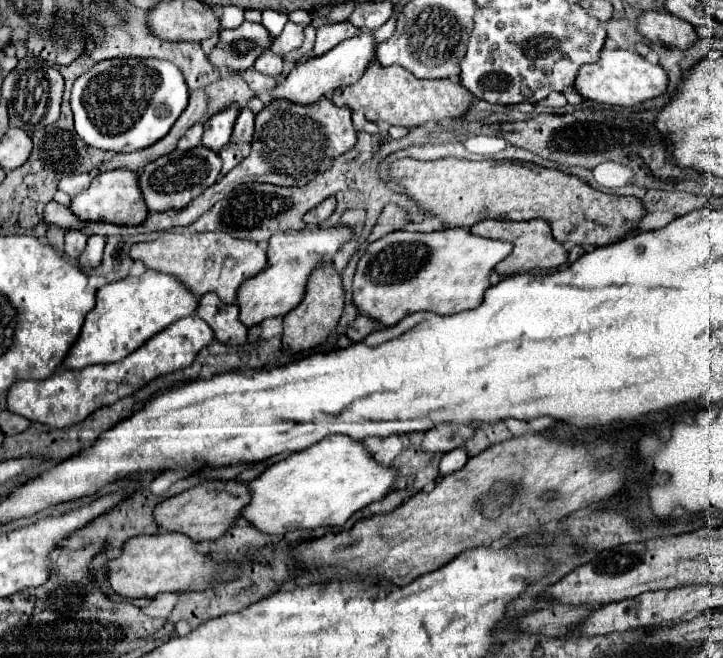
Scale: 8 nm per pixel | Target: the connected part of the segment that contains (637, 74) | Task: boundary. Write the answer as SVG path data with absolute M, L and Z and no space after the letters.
M602 50L598 62L586 64L580 68L574 88L582 98L588 98L594 102L602 102L610 106L634 106L664 94L666 84L668 84L668 78L664 68L658 64L646 62L634 50Z

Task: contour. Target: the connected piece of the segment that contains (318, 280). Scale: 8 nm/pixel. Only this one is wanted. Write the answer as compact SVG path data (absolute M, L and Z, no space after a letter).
M318 266L318 270L310 274L310 282L306 284L306 294L302 302L284 316L282 350L286 354L296 354L326 342L328 334L336 328L342 310L344 310L344 288L340 282L340 274L336 272L334 266Z

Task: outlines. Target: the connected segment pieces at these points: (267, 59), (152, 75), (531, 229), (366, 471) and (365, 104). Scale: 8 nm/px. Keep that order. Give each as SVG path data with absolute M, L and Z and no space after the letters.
M266 50L254 64L254 68L266 76L280 76L282 74L282 58Z
M112 58L98 62L74 82L70 106L76 132L88 146L134 152L152 146L168 134L188 106L188 86L172 62L156 58Z
M482 220L470 228L472 234L482 236L482 238L492 238L492 240L508 240L512 242L512 252L498 262L494 268L500 276L510 276L518 272L532 272L532 270L548 270L548 268L558 268L568 260L568 250L552 238L550 226L546 220L528 220L528 222L512 222L512 220Z
M326 436L324 440L312 444L306 450L294 452L288 458L268 466L258 478L254 478L250 486L250 506L242 510L242 518L246 518L256 530L266 534L286 534L290 530L312 530L318 526L342 526L354 512L364 506L382 500L396 482L396 472L392 468L380 466L362 446L348 436Z
M372 62L366 66L364 76L352 84L334 90L332 102L336 106L348 106L350 110L362 110L370 122L386 122L390 126L424 126L430 122L440 122L444 118L462 118L472 106L472 94L452 80L420 80L402 66L382 66Z

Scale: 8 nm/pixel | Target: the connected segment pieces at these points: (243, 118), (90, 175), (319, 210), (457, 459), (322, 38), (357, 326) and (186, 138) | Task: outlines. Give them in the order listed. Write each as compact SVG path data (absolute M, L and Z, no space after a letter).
M242 108L236 124L234 124L234 132L232 132L232 144L236 142L252 142L254 138L254 114L248 108Z
M94 168L92 172L86 172L86 174L78 174L78 176L64 176L62 180L60 180L60 190L62 192L66 192L66 194L70 194L70 196L76 196L76 194L80 194L82 190L86 190L88 186L90 186L90 182L94 180L94 176L98 176L98 168Z
M330 196L330 198L326 198L324 202L320 202L316 208L312 208L312 210L304 216L304 222L318 226L318 224L322 224L324 220L328 220L334 210L336 210L336 198Z
M456 448L456 450L450 450L442 456L442 462L440 462L440 474L446 476L450 472L456 472L460 470L466 462L468 462L468 454L466 454L466 448Z
M348 20L346 22L338 22L334 26L322 26L318 28L316 34L316 44L314 44L314 56L326 54L328 50L332 50L336 44L340 44L346 38L356 36L360 30L356 26L352 26Z
M360 314L348 328L346 328L346 336L350 338L350 340L354 340L354 342L358 342L358 340L362 340L364 336L368 336L368 332L372 332L372 330L376 330L376 328L380 328L372 318L368 318L366 314Z
M194 124L194 126L192 126L190 130L186 130L186 134L178 140L176 150L186 152L186 150L198 146L198 144L200 144L200 138L202 138L202 124Z

